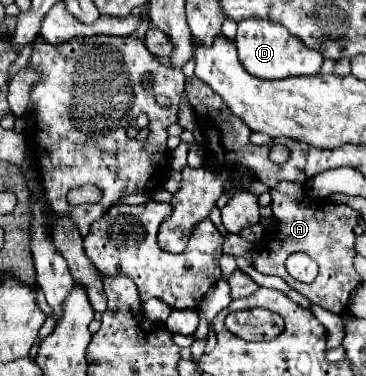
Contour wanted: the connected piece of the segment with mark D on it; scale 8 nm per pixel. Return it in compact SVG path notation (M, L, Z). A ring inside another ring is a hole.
M242 20L242 24L238 24L238 34L234 42L238 48L240 64L246 68L246 72L262 80L312 76L312 74L318 74L318 68L322 66L322 60L324 60L320 52L310 52L310 48L306 48L302 40L298 40L296 36L290 36L286 28L270 20Z

